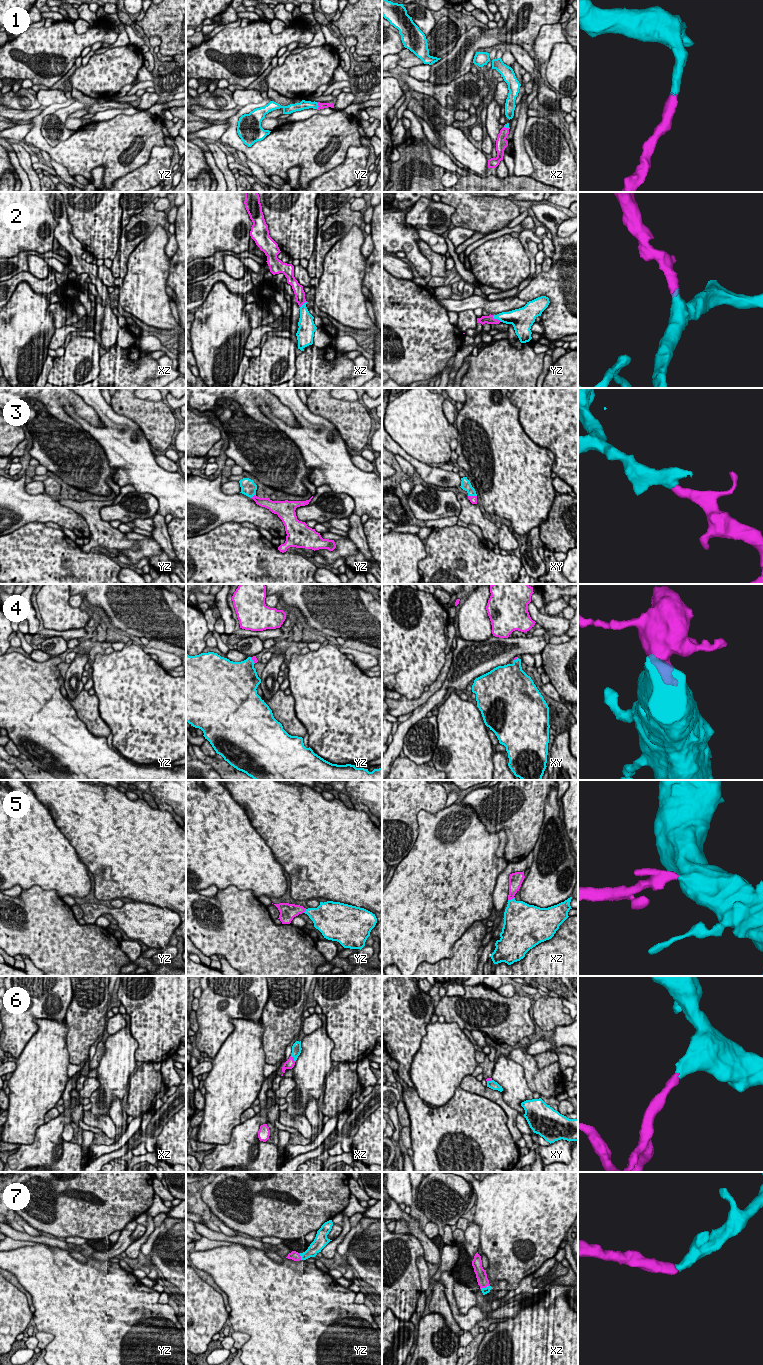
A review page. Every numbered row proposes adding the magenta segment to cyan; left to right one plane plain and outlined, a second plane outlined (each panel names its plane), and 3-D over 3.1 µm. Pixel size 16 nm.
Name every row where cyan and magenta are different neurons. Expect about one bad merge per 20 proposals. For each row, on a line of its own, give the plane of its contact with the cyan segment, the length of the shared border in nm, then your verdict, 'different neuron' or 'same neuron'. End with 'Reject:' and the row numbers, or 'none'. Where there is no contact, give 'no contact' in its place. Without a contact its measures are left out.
1: meets cyan in yz; contact 130 nm long; same neuron
2: meets cyan in yz; contact 180 nm long; same neuron
3: meets cyan in xy; contact 140 nm long; same neuron
4: meets cyan in yz; contact 130 nm long; same neuron
5: meets cyan in xz; contact 120 nm long; same neuron
6: meets cyan in xz; contact 130 nm long; same neuron
7: meets cyan in yz; contact 120 nm long; same neuron
Reject: none

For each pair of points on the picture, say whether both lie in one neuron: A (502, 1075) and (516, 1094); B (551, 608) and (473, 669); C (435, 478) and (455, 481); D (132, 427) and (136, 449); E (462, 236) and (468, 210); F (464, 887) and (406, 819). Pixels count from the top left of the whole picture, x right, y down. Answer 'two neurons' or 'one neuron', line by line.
A: one neuron
B: two neurons
C: one neuron
D: one neuron
E: two neurons
F: two neurons

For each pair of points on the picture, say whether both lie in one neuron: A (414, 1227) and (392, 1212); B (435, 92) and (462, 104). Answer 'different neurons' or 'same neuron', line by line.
A: same neuron
B: same neuron

